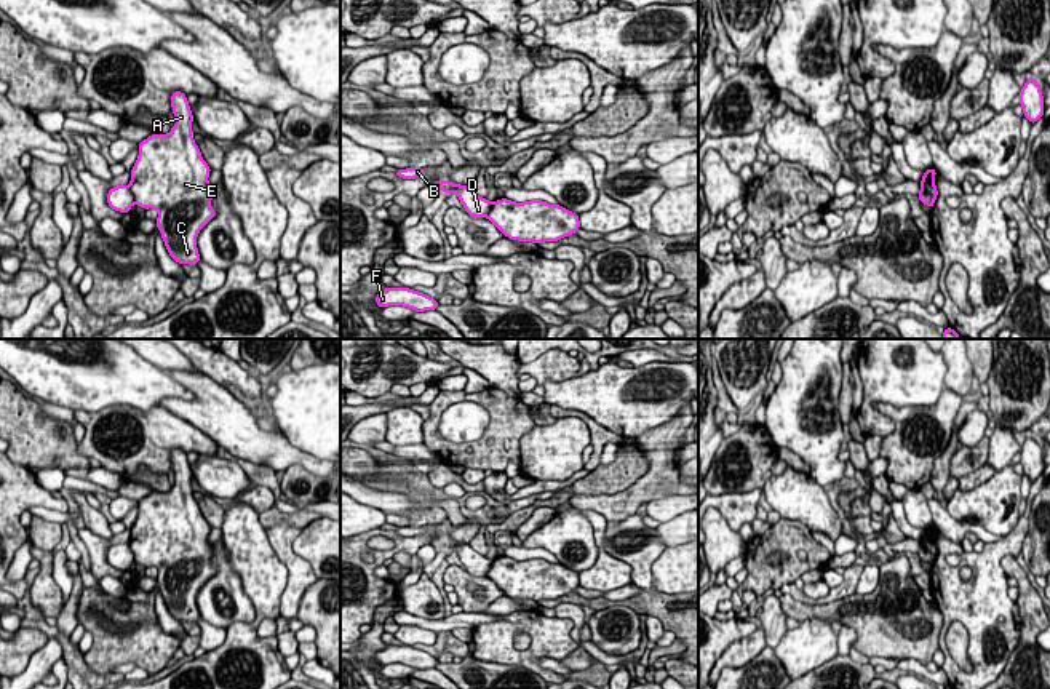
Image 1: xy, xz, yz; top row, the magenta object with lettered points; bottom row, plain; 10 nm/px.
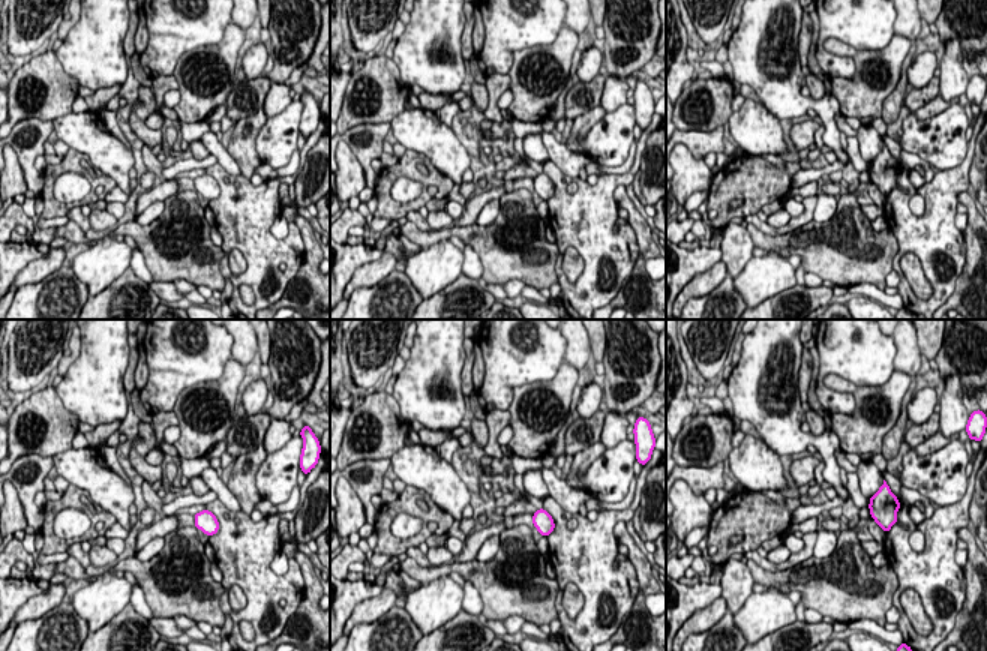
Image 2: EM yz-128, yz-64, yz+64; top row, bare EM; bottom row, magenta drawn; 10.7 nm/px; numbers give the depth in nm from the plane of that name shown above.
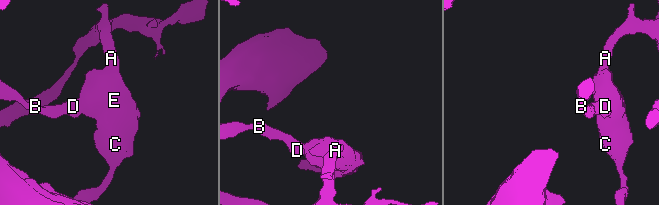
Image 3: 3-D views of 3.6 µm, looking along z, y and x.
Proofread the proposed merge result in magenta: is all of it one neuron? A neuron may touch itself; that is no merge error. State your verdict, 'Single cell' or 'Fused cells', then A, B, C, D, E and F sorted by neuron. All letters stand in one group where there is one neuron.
Fused cells. Groups: A C E F / B D

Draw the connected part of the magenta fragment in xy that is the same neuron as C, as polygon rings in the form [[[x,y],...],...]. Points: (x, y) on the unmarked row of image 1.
[[[174,449],[171,465],[176,476],[171,489],[168,492],[153,491],[139,500],[139,513],[131,528],[129,548],[134,555],[134,563],[144,568],[153,566],[158,571],[157,587],[169,614],[177,622],[197,623],[201,617],[197,595],[216,575],[216,569],[211,566],[214,545],[208,540],[211,526],[203,518],[193,497],[193,473],[187,454],[182,449]]]

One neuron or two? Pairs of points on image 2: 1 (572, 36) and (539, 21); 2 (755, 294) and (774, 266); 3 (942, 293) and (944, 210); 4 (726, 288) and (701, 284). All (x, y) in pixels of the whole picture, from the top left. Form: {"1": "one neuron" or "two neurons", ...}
{"1": "two neurons", "2": "one neuron", "3": "one neuron", "4": "two neurons"}

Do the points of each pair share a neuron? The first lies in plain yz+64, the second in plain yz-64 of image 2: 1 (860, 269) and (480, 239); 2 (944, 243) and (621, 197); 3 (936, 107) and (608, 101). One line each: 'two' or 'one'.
1: one
2: two
3: two

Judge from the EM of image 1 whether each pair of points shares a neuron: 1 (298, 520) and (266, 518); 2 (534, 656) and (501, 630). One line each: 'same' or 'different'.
1: same
2: same

